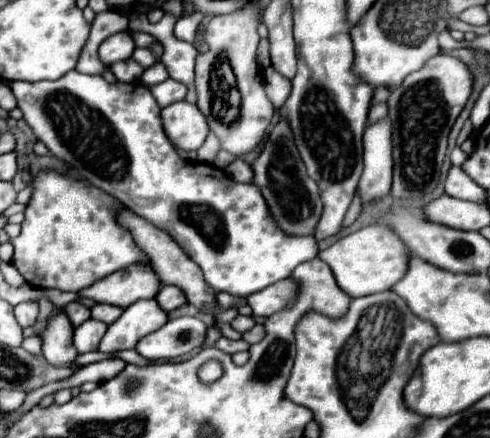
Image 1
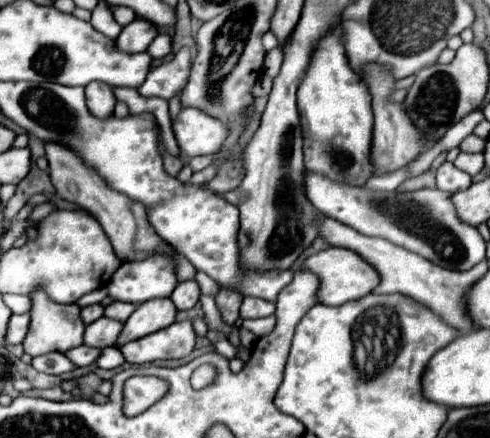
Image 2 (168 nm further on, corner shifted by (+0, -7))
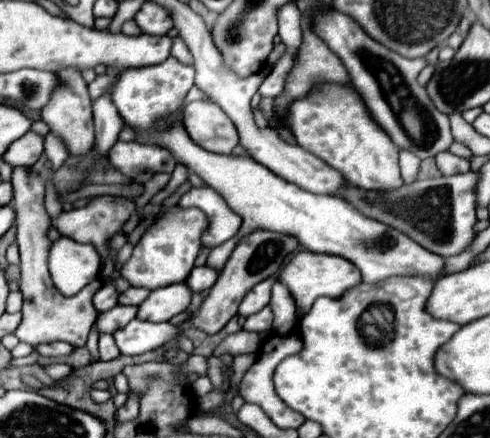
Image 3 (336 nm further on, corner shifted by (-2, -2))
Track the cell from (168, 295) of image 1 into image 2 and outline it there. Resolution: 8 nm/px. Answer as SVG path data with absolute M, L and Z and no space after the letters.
M184 280L176 286L170 298L178 310L190 310L200 298L200 286L196 280Z

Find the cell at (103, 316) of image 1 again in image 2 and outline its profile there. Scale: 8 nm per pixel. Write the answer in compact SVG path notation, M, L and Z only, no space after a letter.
M112 302L110 306L106 306L104 316L114 318L114 320L122 320L122 322L124 322L134 310L136 310L136 306L130 304L130 302Z

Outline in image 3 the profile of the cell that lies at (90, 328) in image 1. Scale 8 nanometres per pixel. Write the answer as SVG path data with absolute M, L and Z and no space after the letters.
M116 305L114 309L100 313L98 319L96 319L96 329L98 329L98 333L114 333L114 331L118 331L120 327L126 327L126 323L130 323L130 321L136 317L136 311L138 311L136 307Z

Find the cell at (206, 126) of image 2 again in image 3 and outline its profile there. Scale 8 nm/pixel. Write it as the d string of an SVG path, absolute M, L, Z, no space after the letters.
M194 101L184 107L184 127L194 143L212 153L230 153L238 145L238 133L230 117L210 101Z

